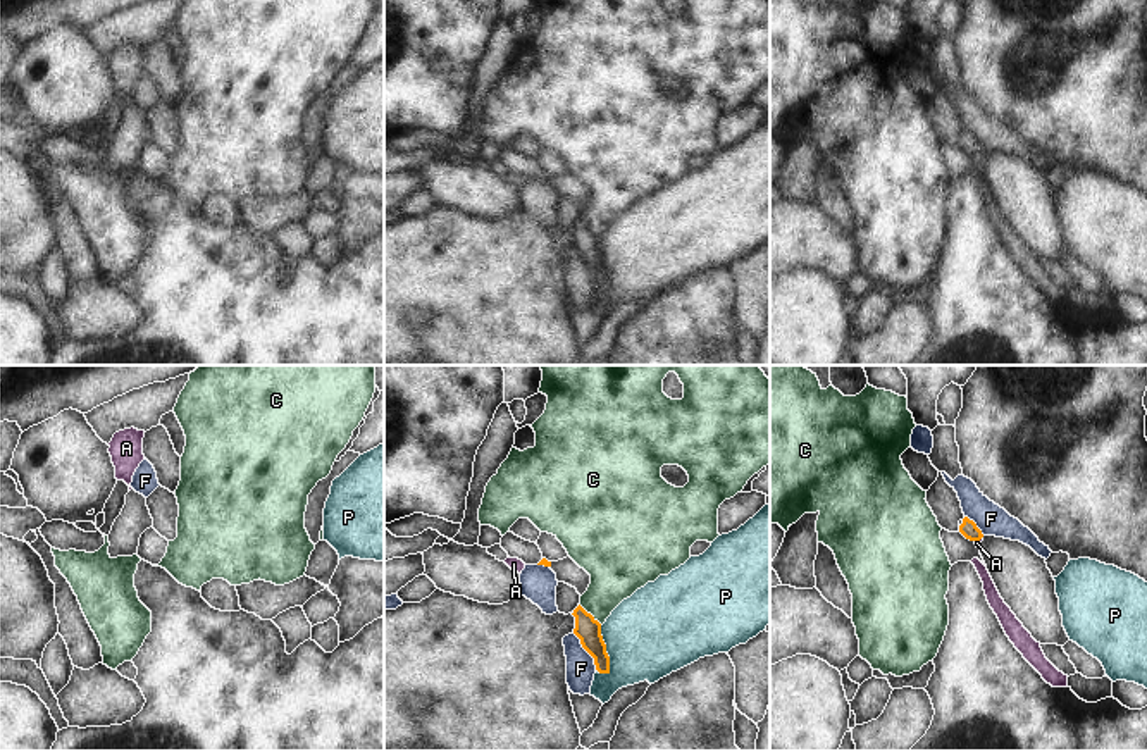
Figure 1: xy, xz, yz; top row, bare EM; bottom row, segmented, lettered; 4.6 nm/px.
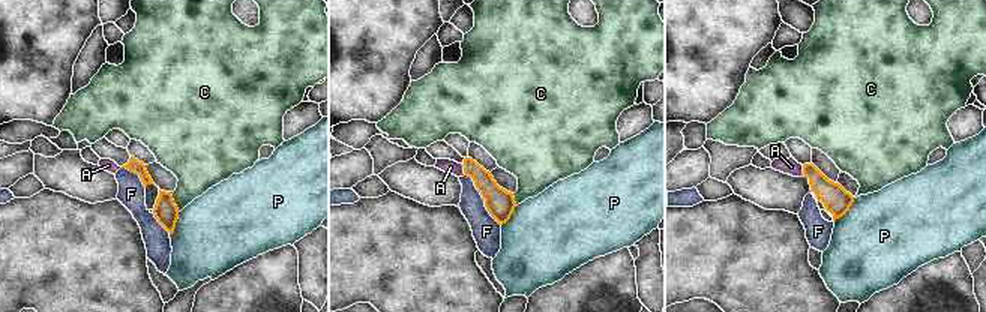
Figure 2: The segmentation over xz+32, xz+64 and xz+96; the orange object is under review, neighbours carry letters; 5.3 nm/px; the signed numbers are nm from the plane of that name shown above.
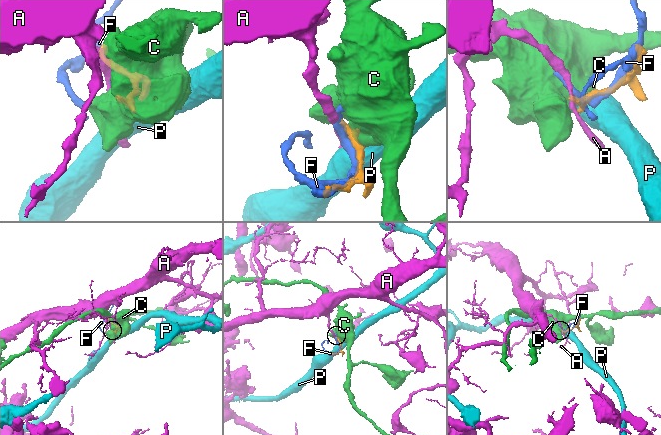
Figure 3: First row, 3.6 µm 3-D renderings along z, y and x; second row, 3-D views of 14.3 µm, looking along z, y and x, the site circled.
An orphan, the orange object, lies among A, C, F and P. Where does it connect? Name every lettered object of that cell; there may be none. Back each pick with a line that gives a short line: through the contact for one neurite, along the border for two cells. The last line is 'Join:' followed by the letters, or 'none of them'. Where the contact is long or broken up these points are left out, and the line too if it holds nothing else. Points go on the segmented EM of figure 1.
Join: none of them

